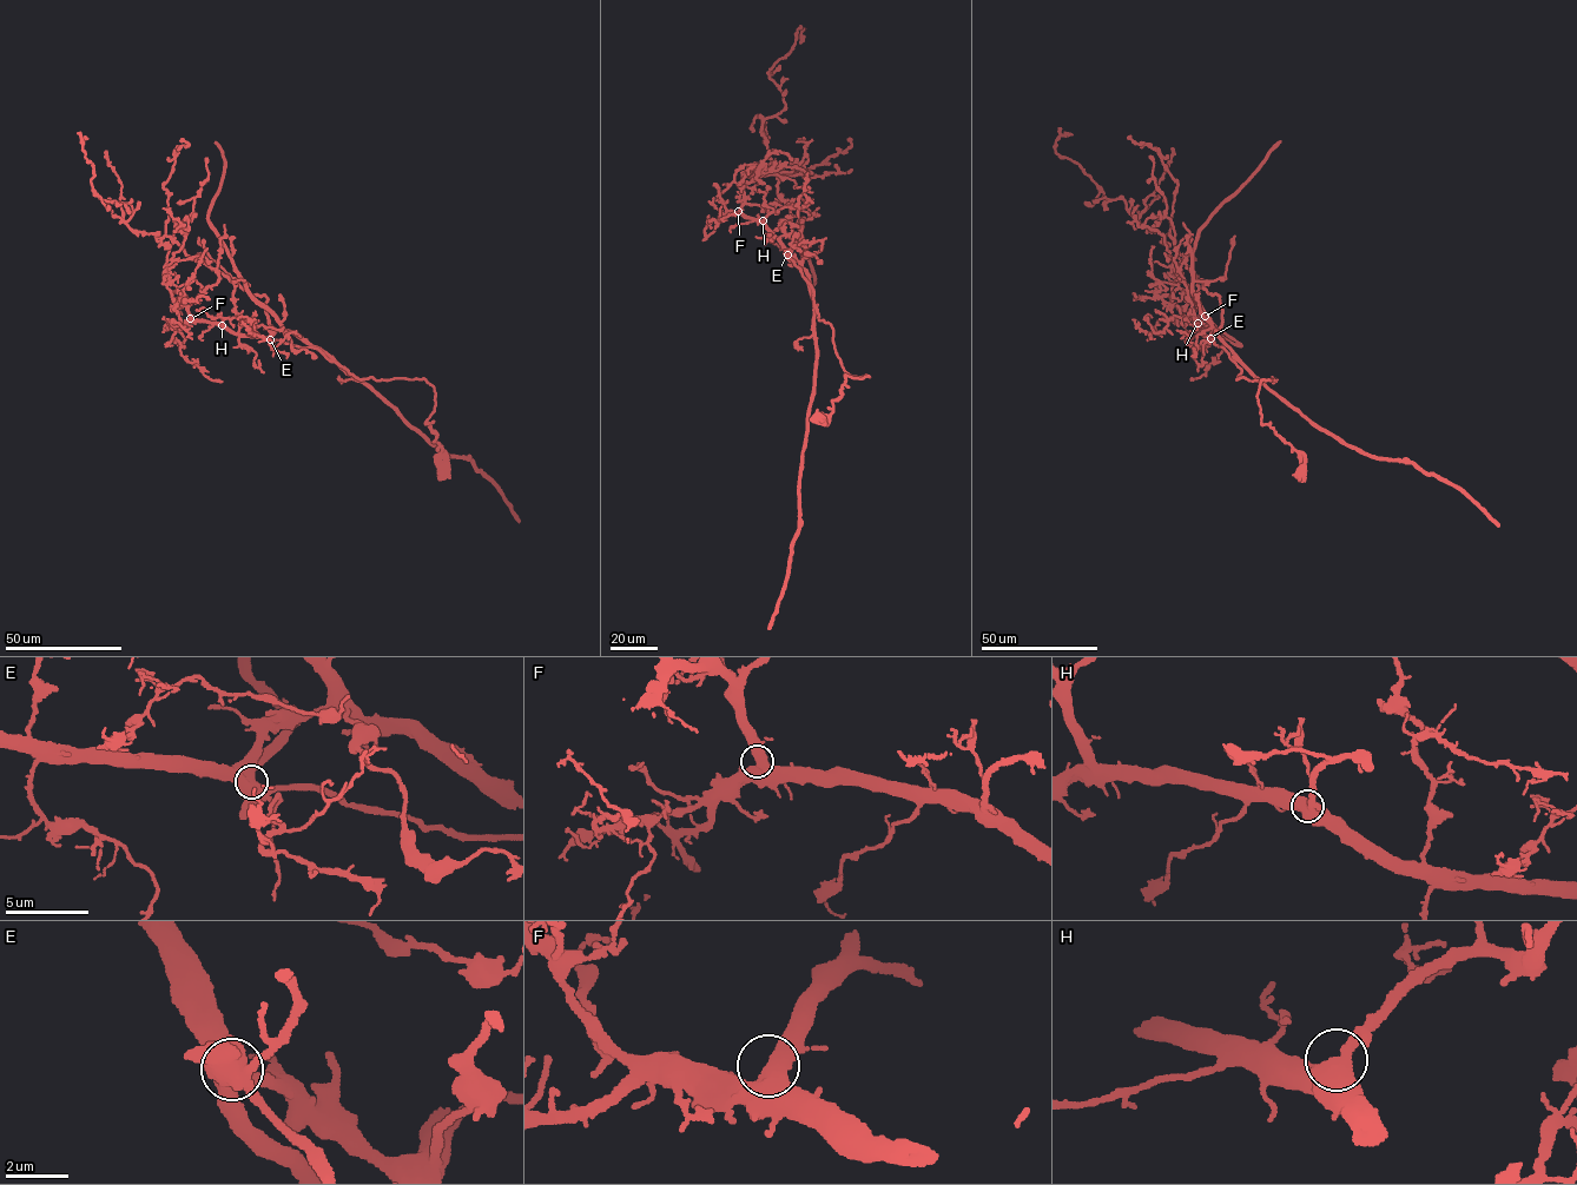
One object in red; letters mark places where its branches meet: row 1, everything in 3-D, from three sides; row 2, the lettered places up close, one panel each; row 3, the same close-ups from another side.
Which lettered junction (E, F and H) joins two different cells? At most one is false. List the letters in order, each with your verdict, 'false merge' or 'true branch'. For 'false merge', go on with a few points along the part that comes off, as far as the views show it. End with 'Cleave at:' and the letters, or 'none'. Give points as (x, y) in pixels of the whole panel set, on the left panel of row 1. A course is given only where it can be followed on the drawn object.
E: false merge; course (270, 339), (275, 331), (290, 331), (373, 388), (440, 450), (472, 459), (479, 470), (494, 482), (519, 522)
F: true branch
H: true branch
Cleave at: E

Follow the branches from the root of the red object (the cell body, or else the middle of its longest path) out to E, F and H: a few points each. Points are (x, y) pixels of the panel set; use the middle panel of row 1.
E: (822, 419), (840, 396), (845, 376), (870, 376), (844, 370), (832, 326), (819, 319), (812, 288), (787, 255)
F: (822, 419), (845, 376), (870, 376), (846, 372), (812, 288), (766, 226), (738, 211)
H: (822, 419), (840, 396), (845, 376), (870, 376), (844, 370), (832, 326), (819, 319), (812, 288), (763, 220)

